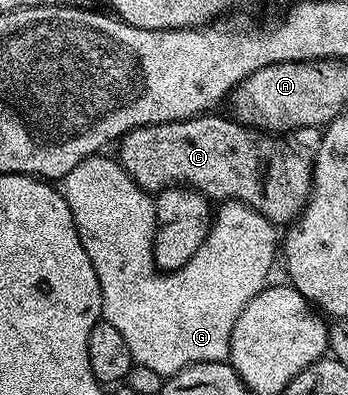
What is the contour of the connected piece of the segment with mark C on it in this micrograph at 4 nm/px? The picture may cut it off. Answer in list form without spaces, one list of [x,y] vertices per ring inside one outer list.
[[[205,112],[194,118],[183,118],[181,122],[159,122],[153,126],[139,126],[128,131],[118,142],[118,161],[121,168],[130,175],[133,182],[149,192],[179,186],[197,190],[209,200],[220,198],[219,200],[246,204],[277,228],[284,228],[295,222],[312,192],[313,163],[309,155],[307,158],[306,155],[291,150],[286,143],[276,139],[279,137],[261,136],[255,129],[216,113]]]

